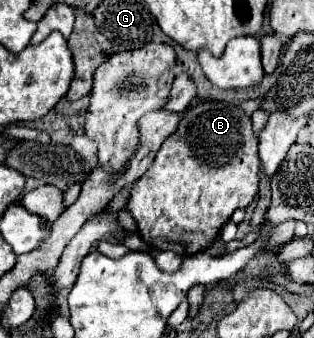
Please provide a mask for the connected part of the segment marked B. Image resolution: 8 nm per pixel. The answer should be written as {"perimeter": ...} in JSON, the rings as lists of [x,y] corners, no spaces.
{"perimeter":[[[201,102],[183,112],[177,130],[163,142],[149,170],[133,184],[127,200],[127,210],[137,222],[141,238],[157,248],[171,250],[179,256],[193,256],[205,252],[221,232],[221,226],[231,220],[237,208],[247,208],[259,192],[261,160],[257,154],[257,136],[253,132],[251,116],[239,106],[225,102]]]}

